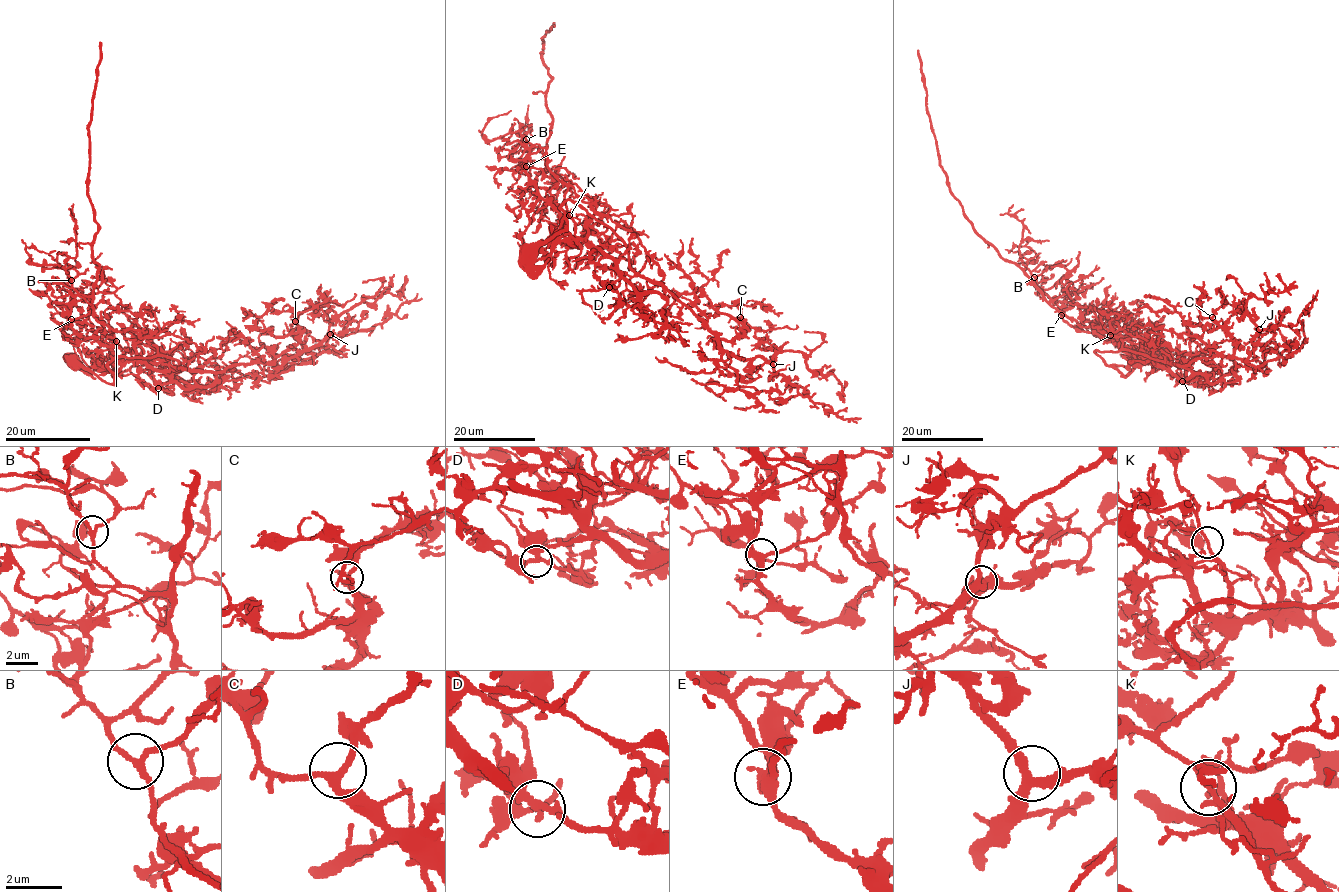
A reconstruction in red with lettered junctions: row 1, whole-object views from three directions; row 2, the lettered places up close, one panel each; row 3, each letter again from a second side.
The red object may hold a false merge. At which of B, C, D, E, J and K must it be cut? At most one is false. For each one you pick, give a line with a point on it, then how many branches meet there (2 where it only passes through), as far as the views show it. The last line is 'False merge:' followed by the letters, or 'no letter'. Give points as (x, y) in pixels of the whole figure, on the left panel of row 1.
K: (116, 341) | 3
False merge: K

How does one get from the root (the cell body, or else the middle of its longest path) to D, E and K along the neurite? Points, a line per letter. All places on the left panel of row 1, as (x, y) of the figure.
D: (72, 362), (75, 345), (82, 360), (96, 369), (118, 370), (127, 362), (142, 361), (168, 378), (158, 388)
E: (72, 362), (75, 345), (82, 360), (97, 369), (101, 352), (109, 348), (80, 336), (71, 328), (71, 319)
K: (72, 362), (75, 345), (82, 360), (97, 369), (101, 352), (116, 340)

